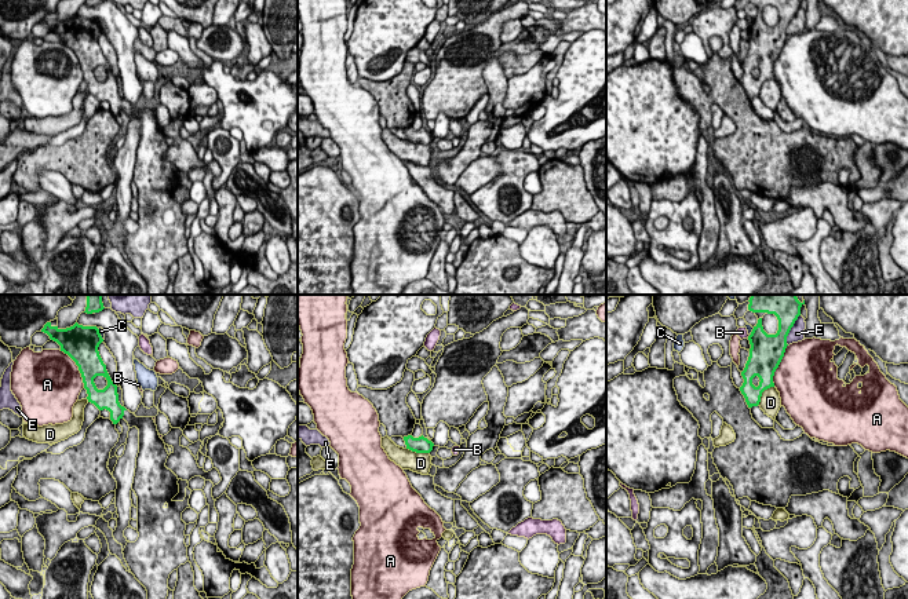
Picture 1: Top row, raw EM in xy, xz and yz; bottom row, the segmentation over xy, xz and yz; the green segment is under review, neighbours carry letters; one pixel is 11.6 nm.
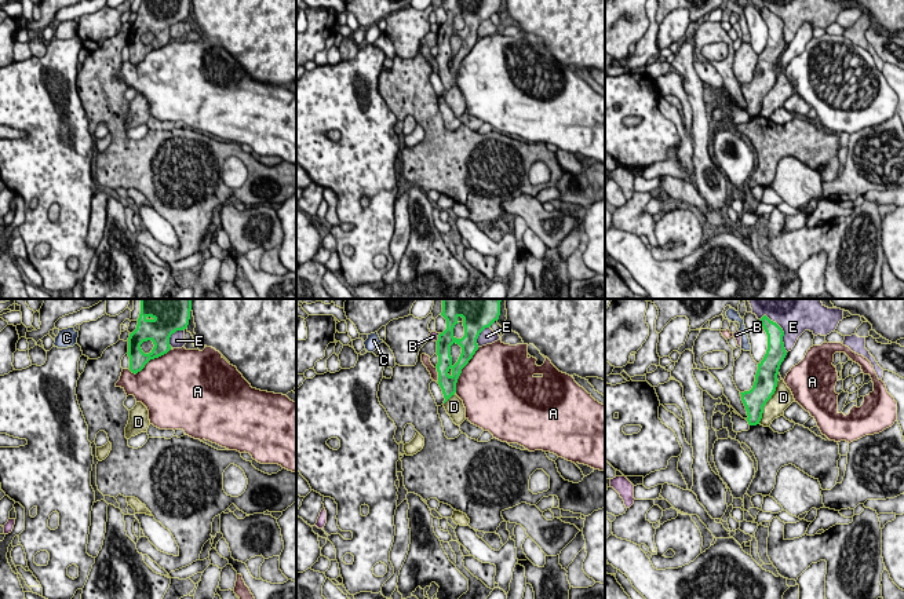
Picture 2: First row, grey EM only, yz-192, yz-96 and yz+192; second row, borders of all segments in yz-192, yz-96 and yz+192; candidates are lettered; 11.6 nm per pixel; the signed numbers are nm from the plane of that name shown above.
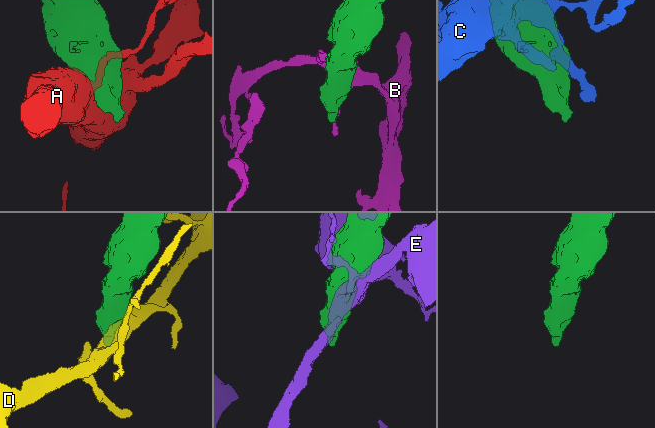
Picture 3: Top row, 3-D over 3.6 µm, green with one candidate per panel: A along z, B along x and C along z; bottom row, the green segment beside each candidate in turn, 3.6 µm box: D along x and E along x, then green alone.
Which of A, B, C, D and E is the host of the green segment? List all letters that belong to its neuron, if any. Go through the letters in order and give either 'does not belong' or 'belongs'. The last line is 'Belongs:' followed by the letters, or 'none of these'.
A: does not belong
B: does not belong
C: does not belong
D: does not belong
E: does not belong
Belongs: none of these

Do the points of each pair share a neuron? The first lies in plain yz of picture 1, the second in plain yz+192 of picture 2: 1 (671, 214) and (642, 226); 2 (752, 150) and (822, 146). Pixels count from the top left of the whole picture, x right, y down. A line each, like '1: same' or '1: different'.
1: different
2: same

